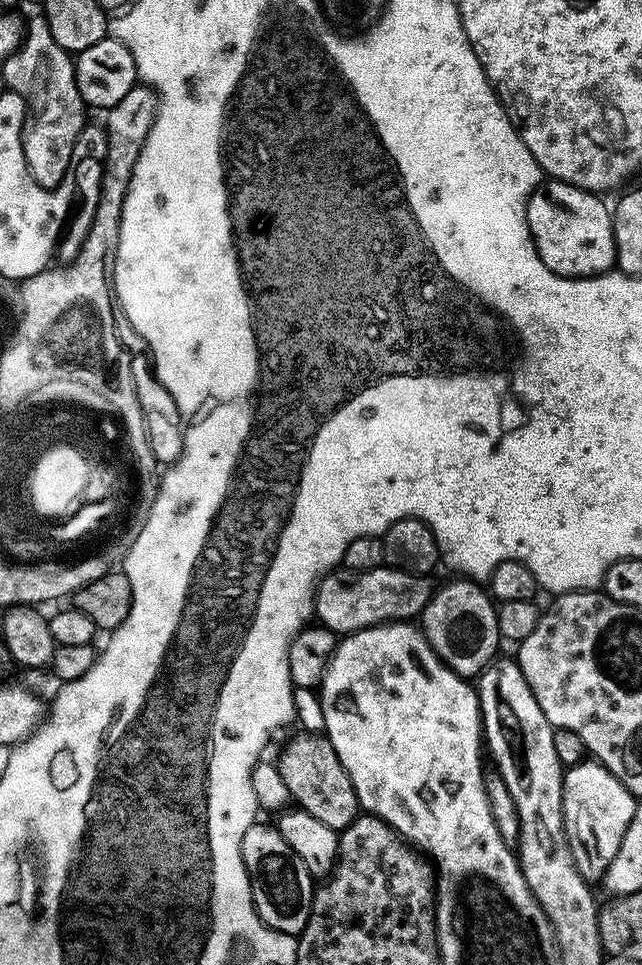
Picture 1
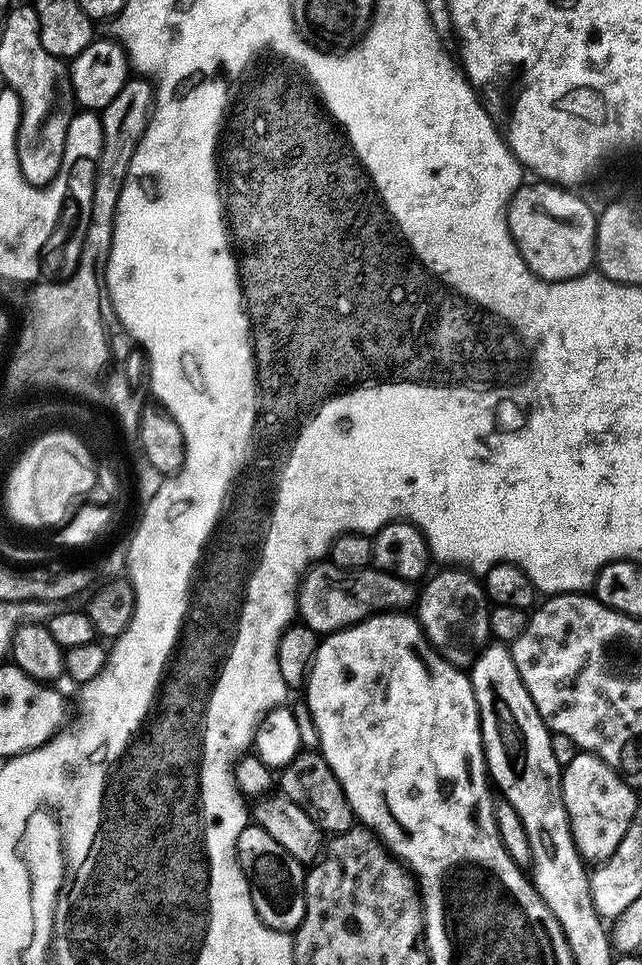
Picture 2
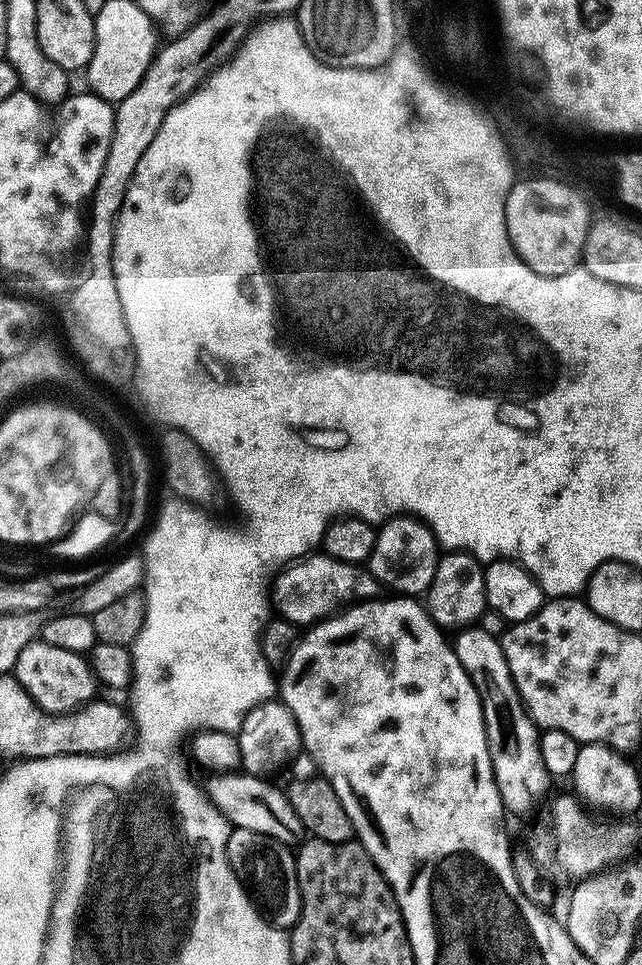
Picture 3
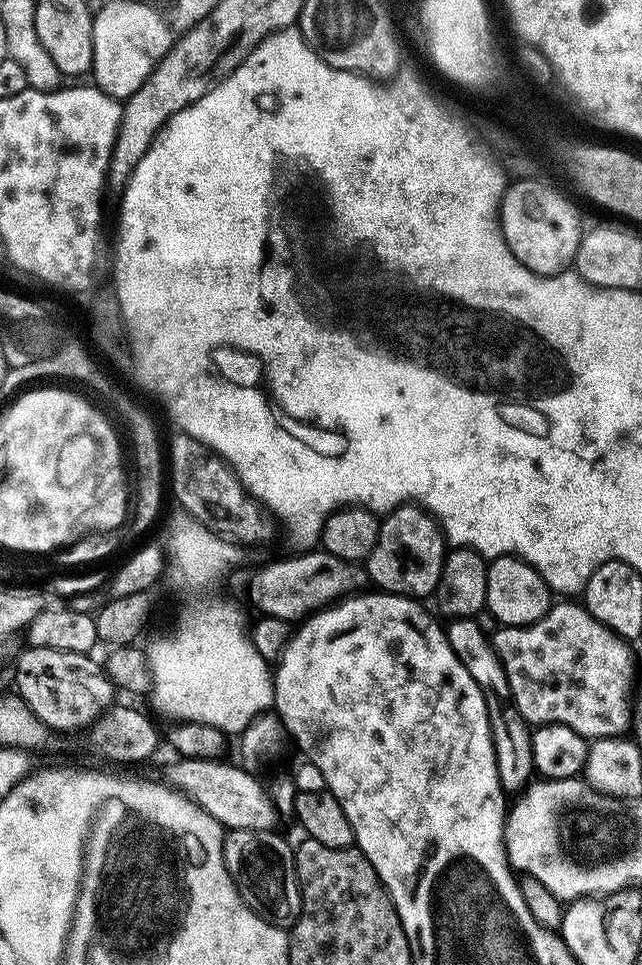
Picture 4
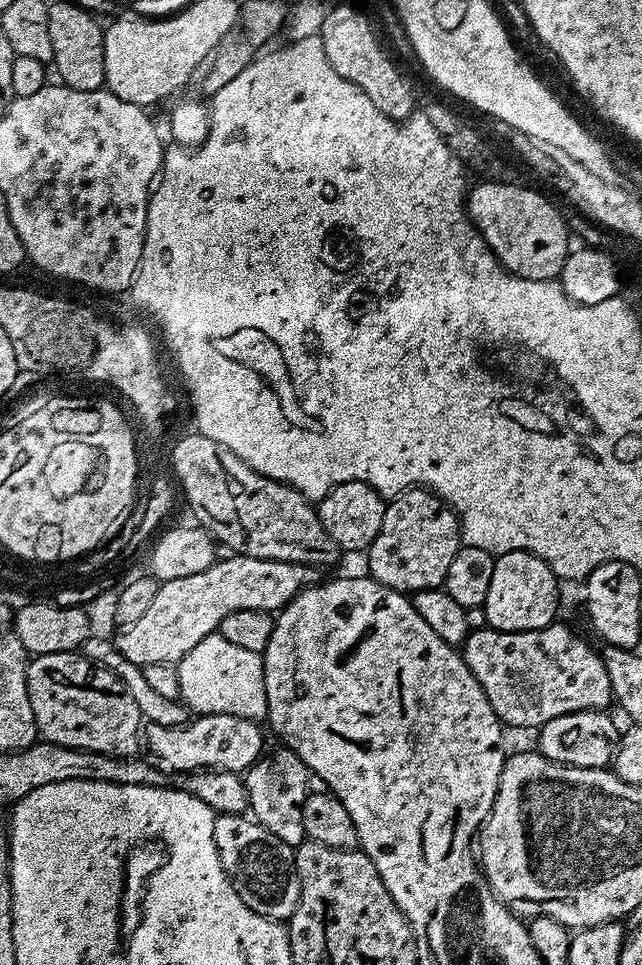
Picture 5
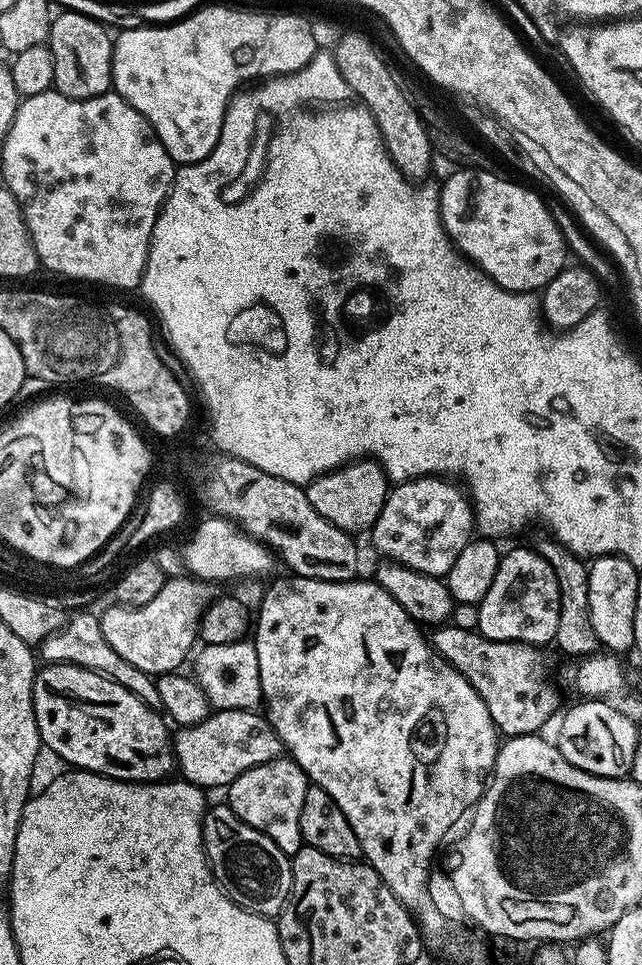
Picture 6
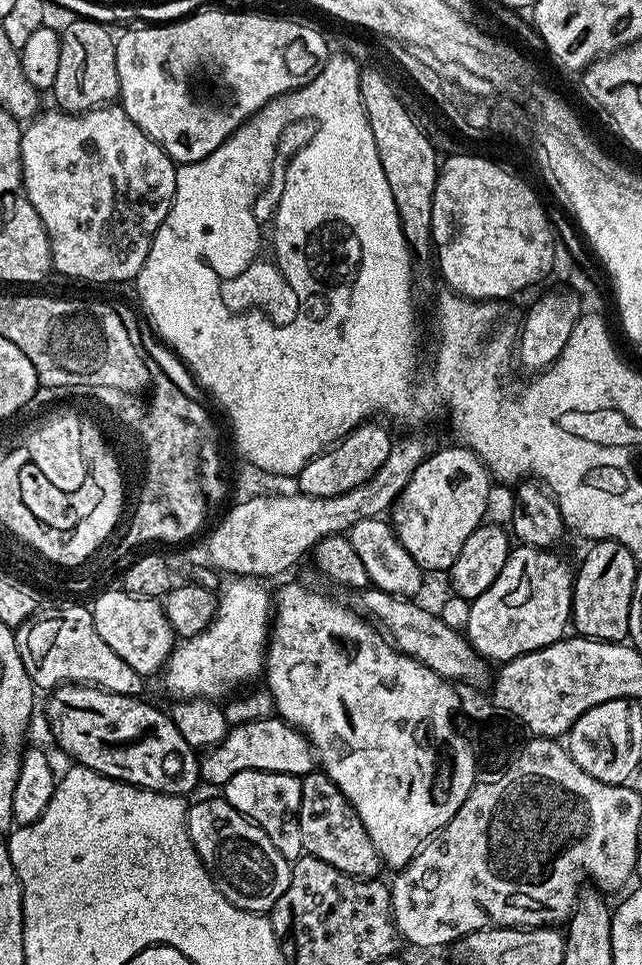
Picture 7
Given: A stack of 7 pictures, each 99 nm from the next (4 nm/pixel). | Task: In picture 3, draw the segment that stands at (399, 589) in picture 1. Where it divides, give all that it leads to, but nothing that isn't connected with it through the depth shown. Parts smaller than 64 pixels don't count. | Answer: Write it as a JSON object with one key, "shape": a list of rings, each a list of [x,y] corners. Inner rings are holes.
{"shape":[[[309,554],[285,567],[274,580],[274,608],[281,617],[297,626],[311,626],[337,615],[357,603],[377,599],[382,586],[367,567],[347,564],[333,556]],[[317,555],[317,556],[316,556]],[[304,624],[304,625],[303,625]]]}

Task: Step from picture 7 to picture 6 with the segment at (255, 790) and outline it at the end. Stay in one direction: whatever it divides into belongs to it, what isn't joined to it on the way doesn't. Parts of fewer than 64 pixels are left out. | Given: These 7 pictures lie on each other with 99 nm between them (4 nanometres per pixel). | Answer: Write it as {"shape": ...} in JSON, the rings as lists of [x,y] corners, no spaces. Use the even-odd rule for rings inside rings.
{"shape":[[[291,758],[271,760],[262,762],[262,766],[254,766],[238,774],[238,778],[234,778],[234,782],[226,789],[228,795],[226,804],[235,816],[242,818],[242,822],[266,834],[266,838],[270,838],[270,842],[274,842],[278,850],[282,850],[291,858],[304,844],[300,823],[302,801],[306,798],[308,787],[310,787],[308,775],[296,765],[295,760]]]}

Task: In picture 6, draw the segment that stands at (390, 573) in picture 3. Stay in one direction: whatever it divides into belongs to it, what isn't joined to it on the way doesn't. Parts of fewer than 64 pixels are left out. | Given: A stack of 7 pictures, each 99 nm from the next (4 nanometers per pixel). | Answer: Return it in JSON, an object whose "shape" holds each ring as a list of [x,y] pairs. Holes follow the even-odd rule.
{"shape":[[[419,476],[417,480],[397,483],[389,491],[380,517],[370,529],[372,544],[384,555],[381,557],[385,561],[401,564],[427,576],[447,577],[450,566],[454,566],[458,554],[462,554],[462,550],[474,536],[474,509],[469,493],[459,483],[452,483],[456,482],[443,476]]]}

